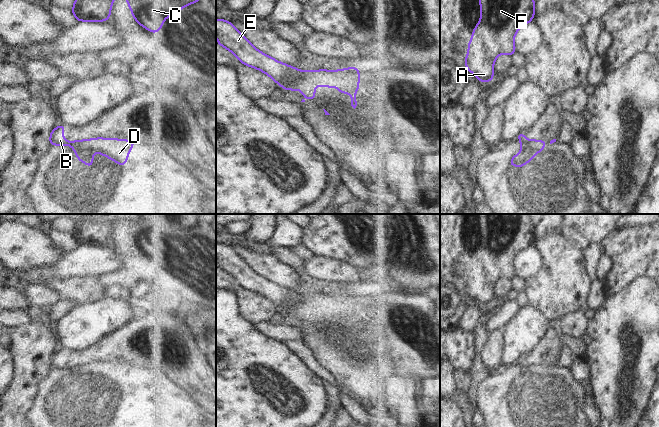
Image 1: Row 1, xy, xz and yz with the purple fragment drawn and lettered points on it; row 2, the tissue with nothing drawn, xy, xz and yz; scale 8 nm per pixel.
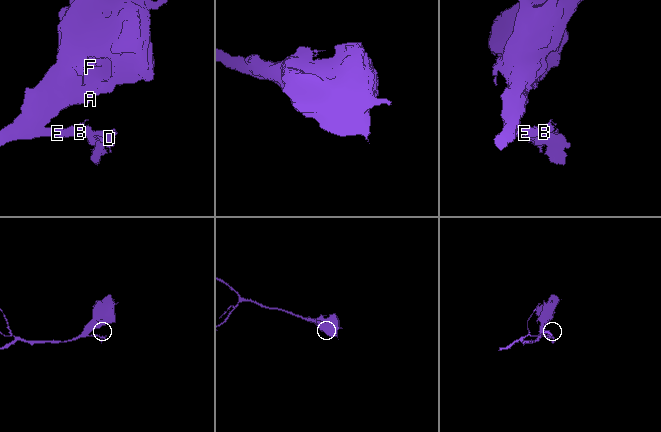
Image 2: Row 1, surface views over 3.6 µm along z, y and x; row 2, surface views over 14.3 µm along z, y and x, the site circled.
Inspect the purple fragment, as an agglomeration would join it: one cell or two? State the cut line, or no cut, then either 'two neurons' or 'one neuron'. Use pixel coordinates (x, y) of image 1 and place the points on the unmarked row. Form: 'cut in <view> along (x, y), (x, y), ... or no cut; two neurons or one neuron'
cut in yz along (542, 364), (532, 364), (521, 368); two neurons

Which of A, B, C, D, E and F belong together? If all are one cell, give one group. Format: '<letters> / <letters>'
A B C E F / D

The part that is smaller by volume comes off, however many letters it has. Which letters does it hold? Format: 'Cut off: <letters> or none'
Cut off: D

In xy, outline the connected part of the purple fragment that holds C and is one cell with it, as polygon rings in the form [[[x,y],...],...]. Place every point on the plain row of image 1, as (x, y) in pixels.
[[[83,214],[75,222],[72,238],[81,245],[108,245],[117,218],[122,216],[137,248],[159,256],[166,241],[201,224],[201,214]]]

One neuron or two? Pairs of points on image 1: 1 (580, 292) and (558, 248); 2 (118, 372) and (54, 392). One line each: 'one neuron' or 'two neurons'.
1: one neuron
2: one neuron

